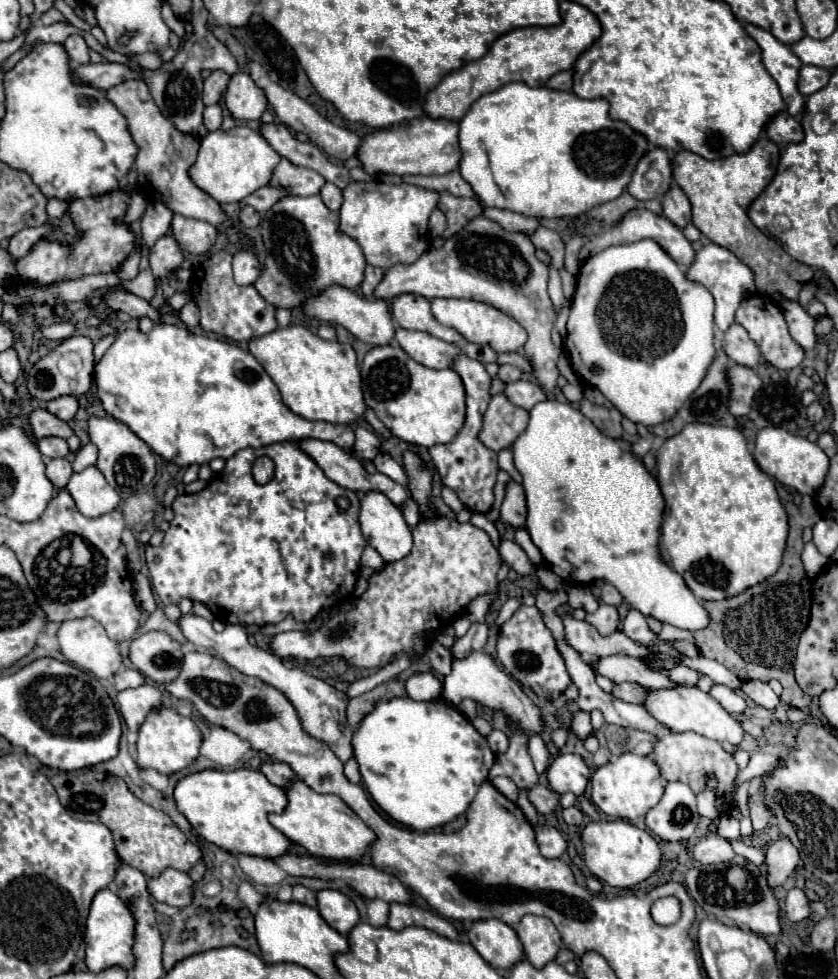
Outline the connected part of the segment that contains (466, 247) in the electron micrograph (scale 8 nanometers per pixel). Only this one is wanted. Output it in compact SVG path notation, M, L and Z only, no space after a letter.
M483 216L469 220L455 236L445 240L441 248L431 248L419 256L413 264L397 264L385 272L383 282L377 286L377 298L393 298L405 292L419 294L427 300L431 298L469 298L479 300L501 312L507 312L515 318L527 332L525 356L533 366L537 382L551 396L551 390L557 386L559 370L557 360L561 348L551 340L551 328L555 322L555 312L551 298L547 294L549 268L535 256L535 244L523 232L507 232L497 222L491 222Z

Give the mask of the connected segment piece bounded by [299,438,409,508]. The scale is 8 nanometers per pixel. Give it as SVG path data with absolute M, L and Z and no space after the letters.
M309 438L309 440L303 440L303 442L299 442L299 446L319 464L319 468L325 472L325 476L327 478L331 478L335 484L339 484L339 486L343 486L343 488L349 488L349 490L355 490L355 492L371 492L371 490L375 490L375 492L383 492L397 508L403 508L403 504L405 504L405 500L409 498L409 492L407 492L407 488L405 488L405 496L403 496L403 486L401 484L397 484L395 480L391 480L389 476L385 476L385 474L381 474L381 472L375 472L375 474L367 474L365 472L365 468L361 466L361 462L353 456L353 454L349 454L349 452L345 452L345 450L341 450L339 446L335 446L333 442L325 442L325 440L313 440L313 438Z

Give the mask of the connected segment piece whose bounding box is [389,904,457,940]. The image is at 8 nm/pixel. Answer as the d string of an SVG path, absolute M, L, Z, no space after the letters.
M391 904L391 912L389 912L389 928L395 930L403 930L407 926L421 926L427 928L431 932L439 932L439 936L447 936L449 940L457 938L457 930L455 926L431 912L431 910L423 910L419 906L407 906L407 904Z

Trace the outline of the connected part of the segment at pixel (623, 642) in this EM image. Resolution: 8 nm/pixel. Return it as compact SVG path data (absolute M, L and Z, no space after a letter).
M563 616L563 624L567 642L581 654L587 664L611 654L625 654L635 658L649 656L649 650L645 646L633 642L619 630L611 636L601 636L589 622L575 620L573 616Z

